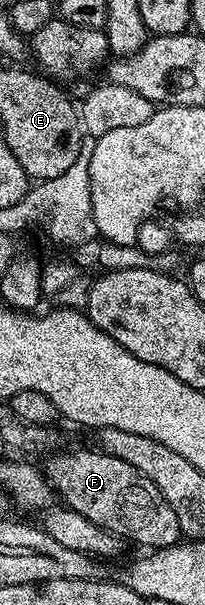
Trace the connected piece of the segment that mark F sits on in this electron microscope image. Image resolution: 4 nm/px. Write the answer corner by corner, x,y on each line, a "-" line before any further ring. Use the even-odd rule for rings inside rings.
83,448
80,452
66,452
60,450
46,457
45,475
51,481
51,487
57,493
66,507
72,508
77,514
89,518
91,522
97,522
105,530
115,533
124,541
132,540
135,544
144,544
147,550
154,550
165,547
173,547
180,543
183,532
178,525
177,515
173,512
173,507
162,496
161,490
145,476
138,472
133,466
121,458
110,456
102,450
90,452

